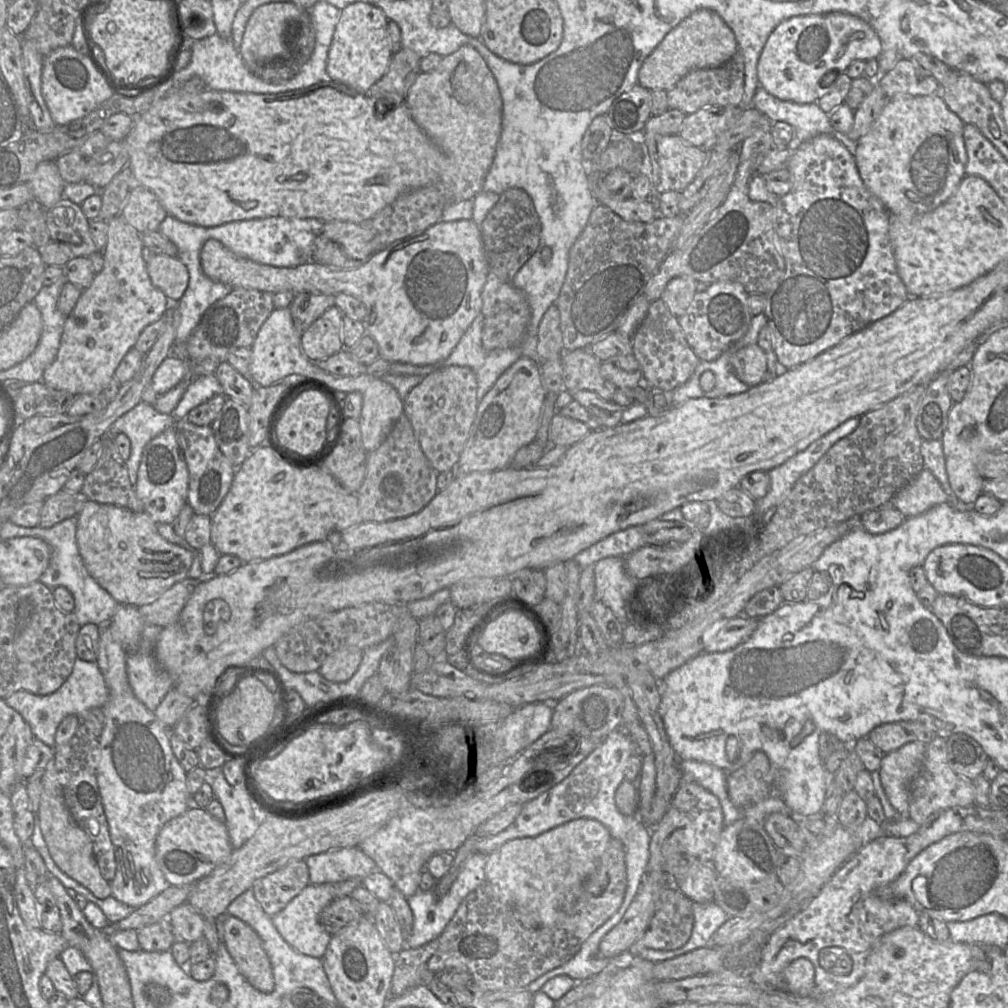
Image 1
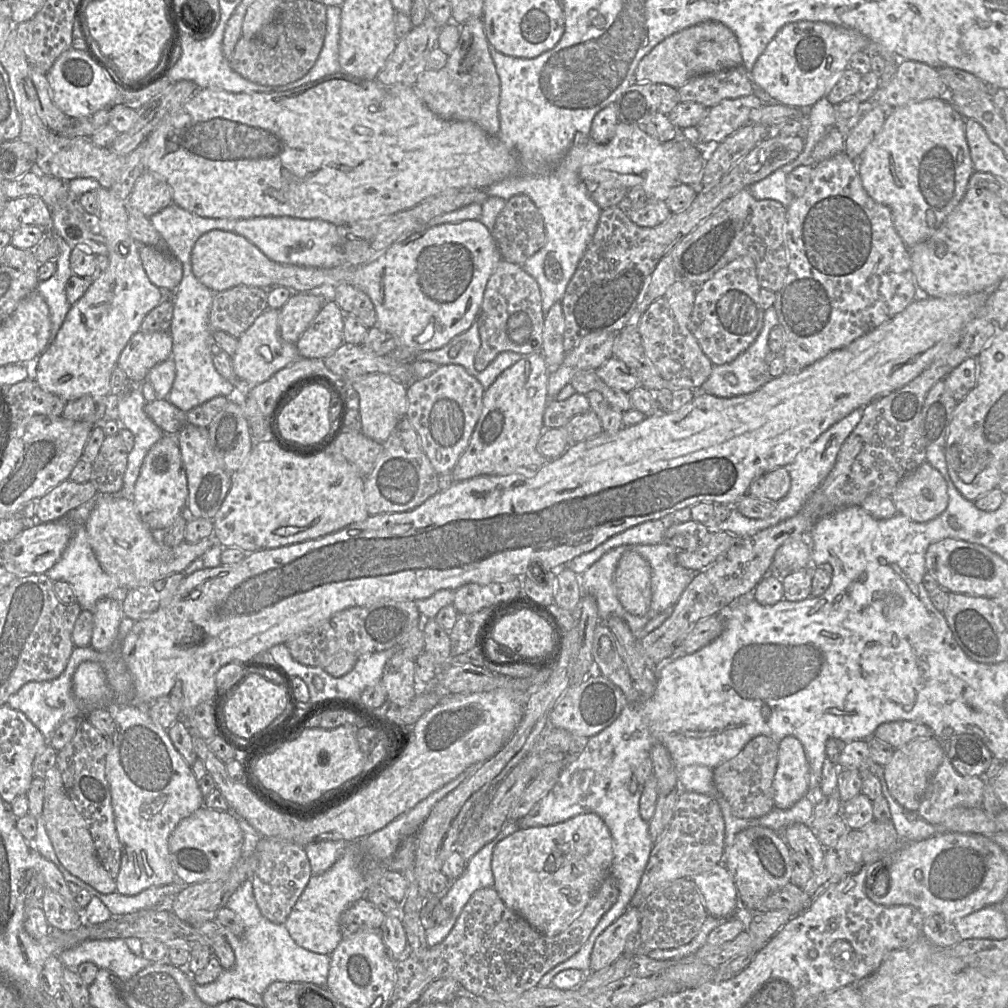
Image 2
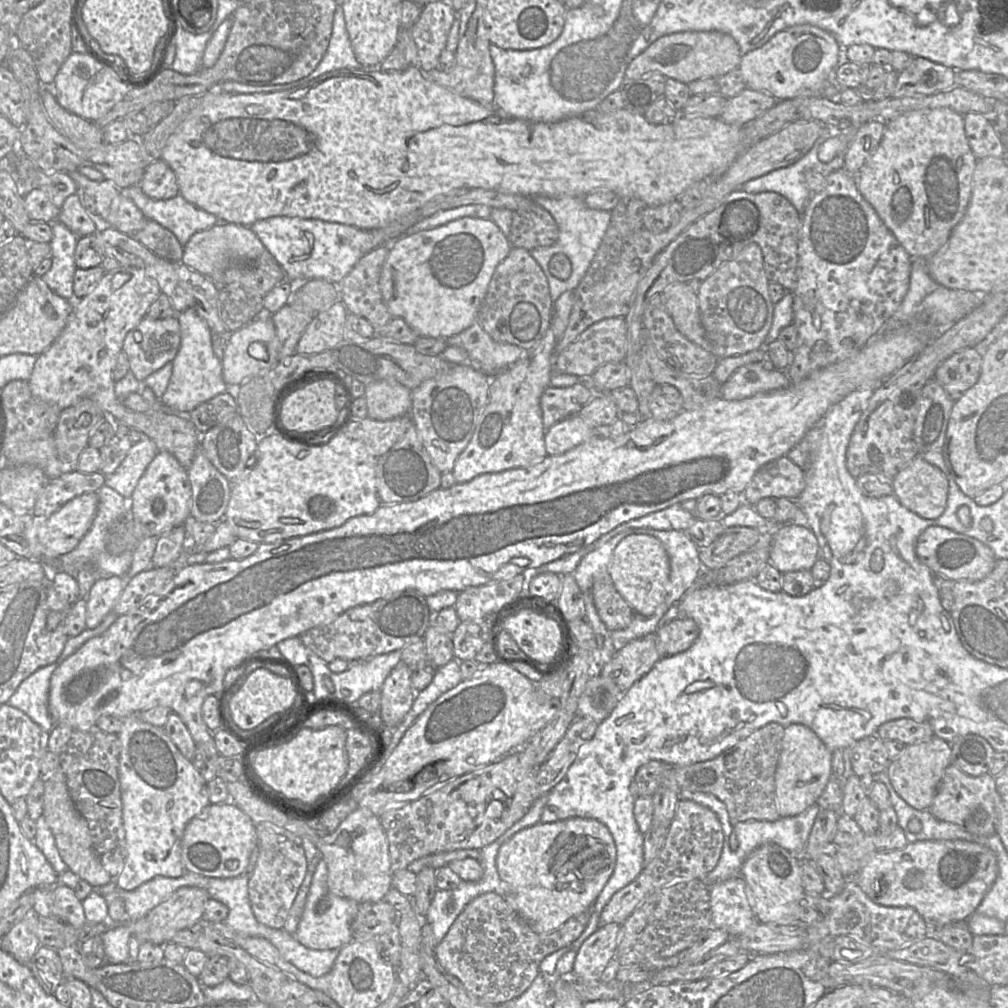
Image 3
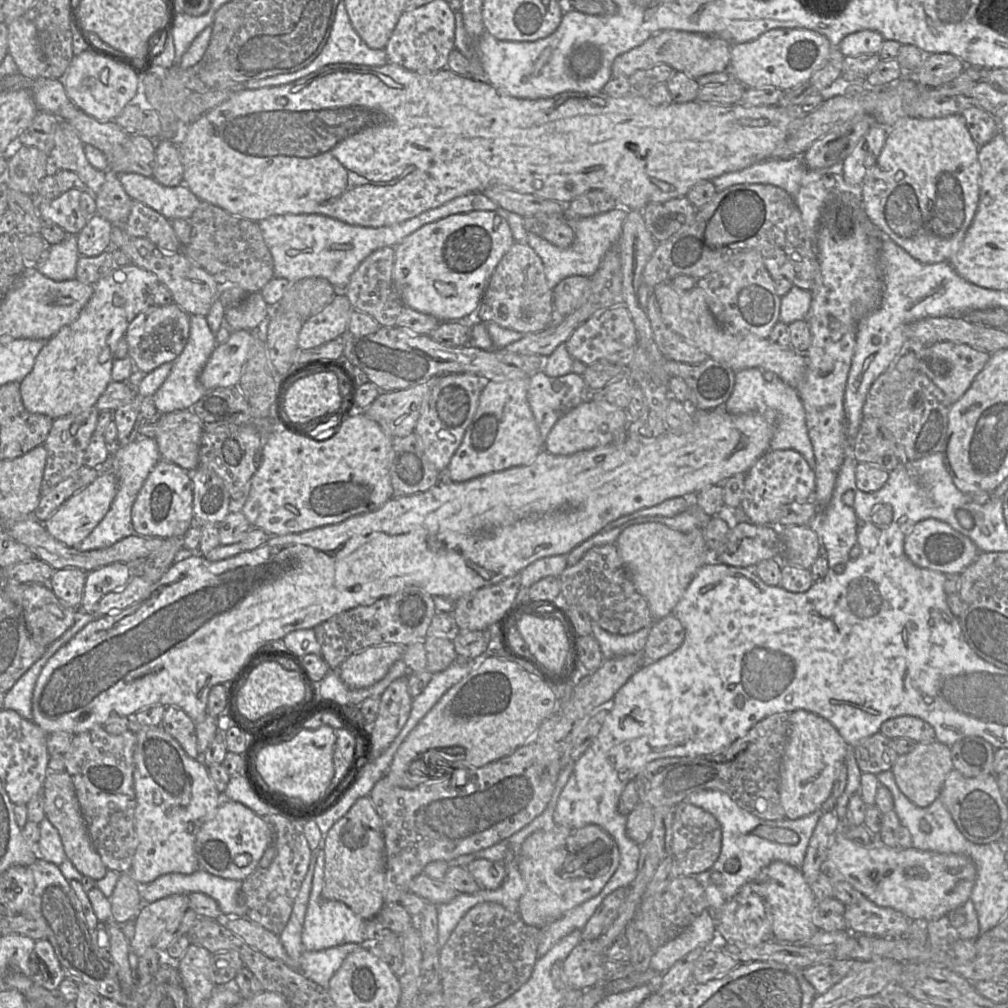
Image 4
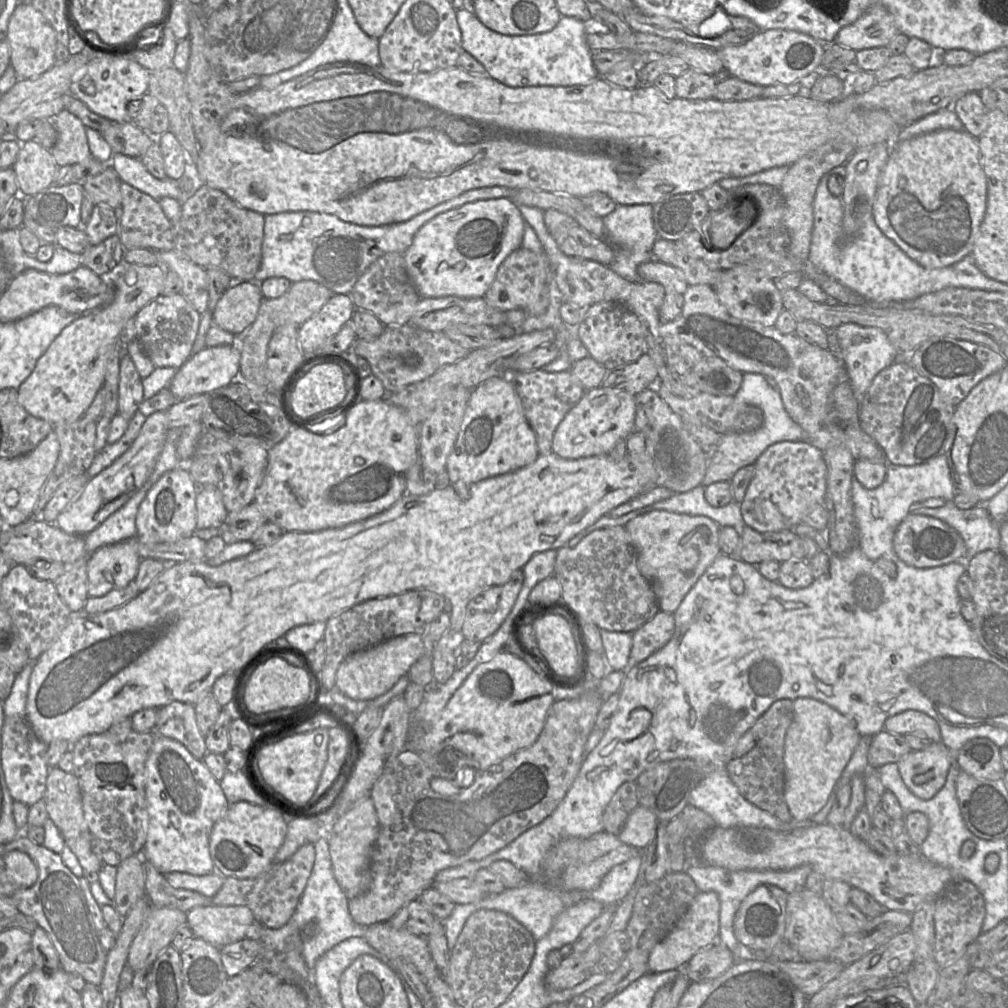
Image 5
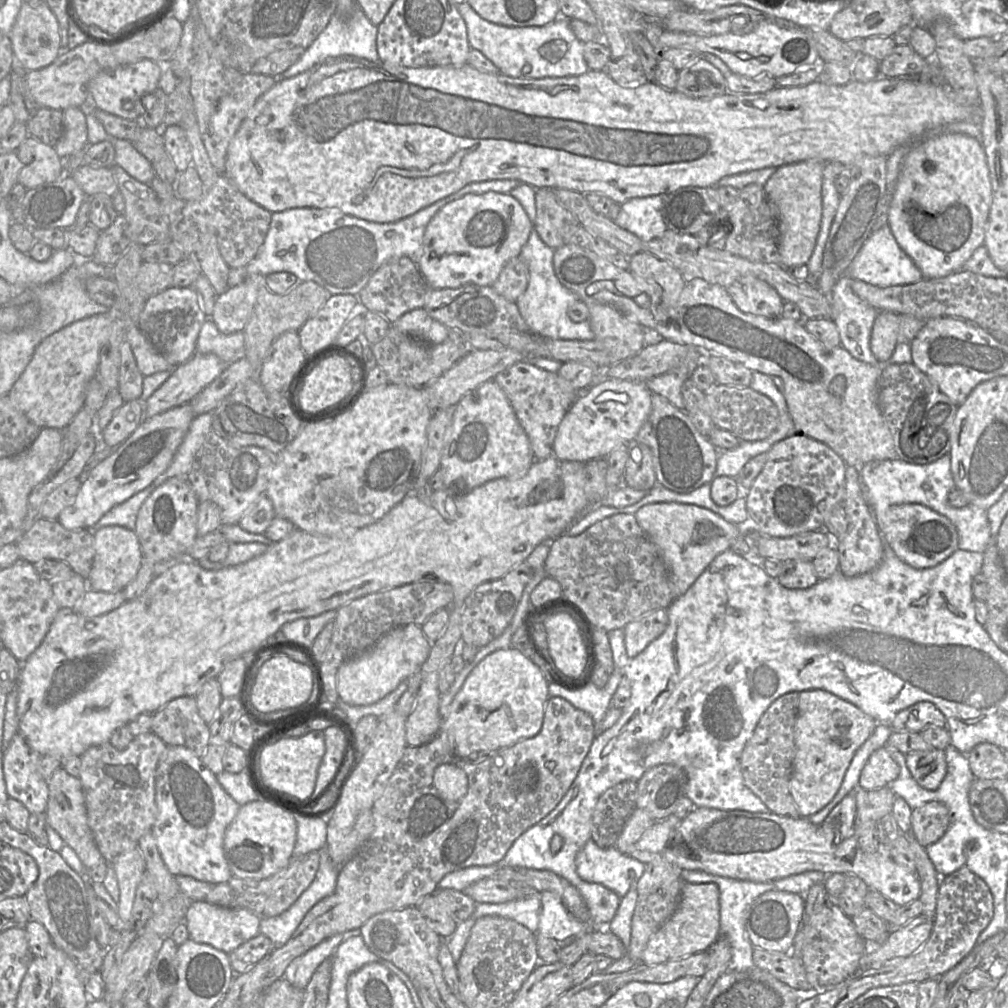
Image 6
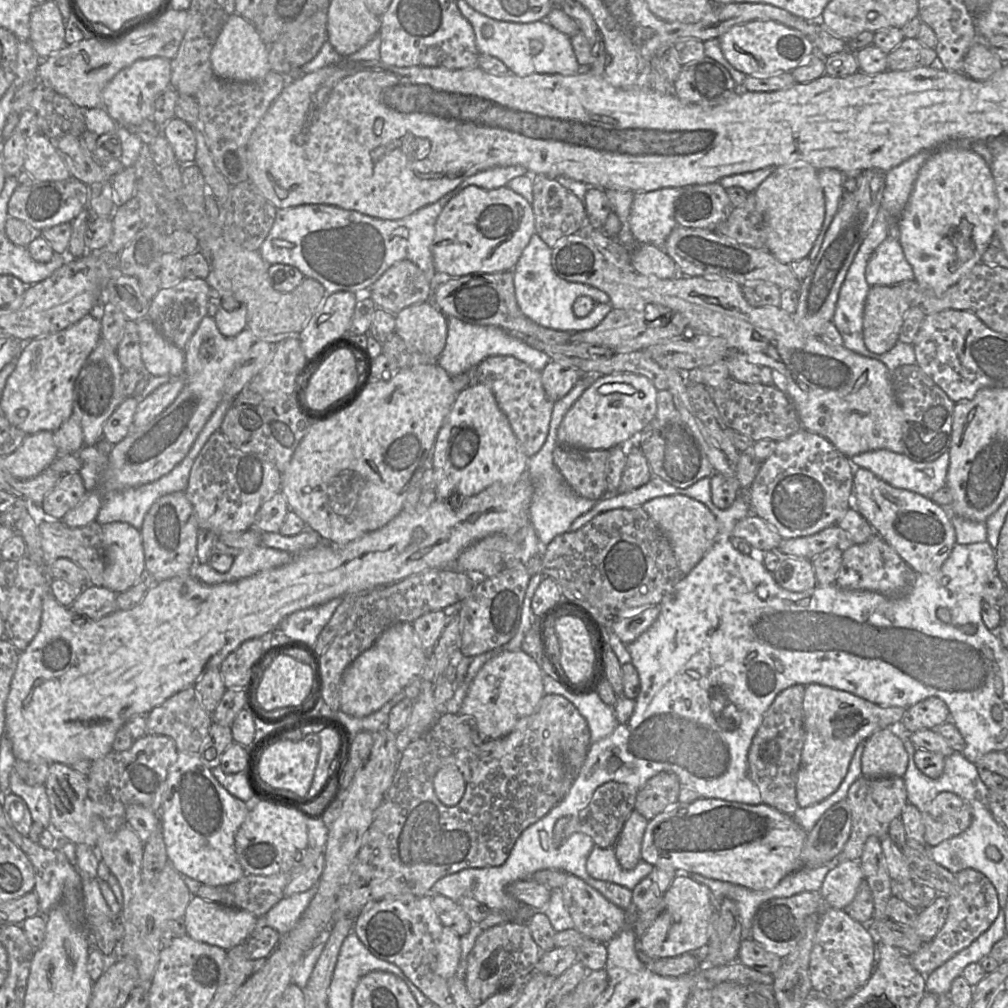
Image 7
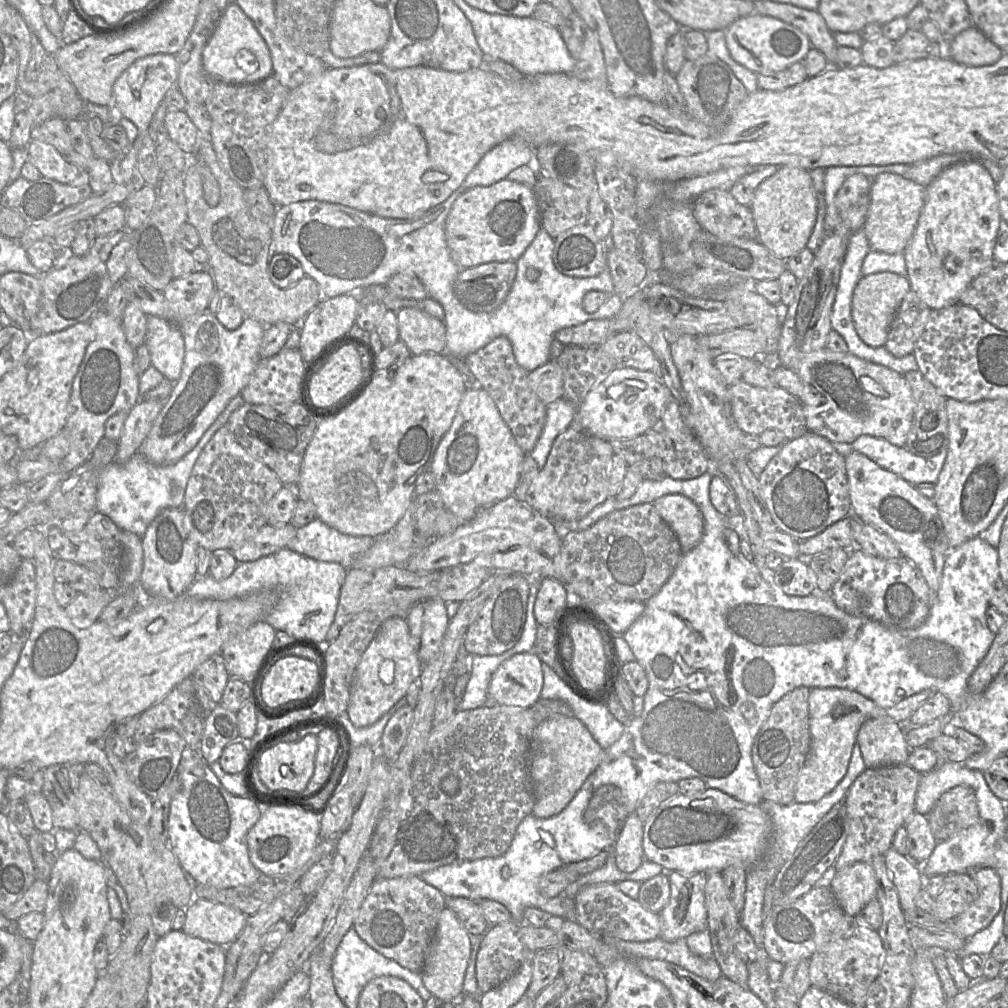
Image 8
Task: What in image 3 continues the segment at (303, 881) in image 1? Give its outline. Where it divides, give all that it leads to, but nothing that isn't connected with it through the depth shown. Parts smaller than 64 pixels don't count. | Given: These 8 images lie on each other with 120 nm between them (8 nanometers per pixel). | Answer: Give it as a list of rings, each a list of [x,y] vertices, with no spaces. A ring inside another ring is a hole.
[[[270,822],[256,824],[259,857],[248,882],[248,895],[258,922],[271,928],[284,927],[290,908],[308,868],[302,839]]]

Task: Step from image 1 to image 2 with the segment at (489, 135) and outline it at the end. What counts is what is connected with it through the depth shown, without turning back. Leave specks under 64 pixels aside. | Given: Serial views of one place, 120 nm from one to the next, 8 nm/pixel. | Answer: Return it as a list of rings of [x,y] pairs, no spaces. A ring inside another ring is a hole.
[[[482,18],[468,20],[461,25],[459,40],[445,66],[439,70],[425,69],[413,87],[427,108],[438,117],[472,121],[487,134],[498,136],[500,80],[489,47]]]

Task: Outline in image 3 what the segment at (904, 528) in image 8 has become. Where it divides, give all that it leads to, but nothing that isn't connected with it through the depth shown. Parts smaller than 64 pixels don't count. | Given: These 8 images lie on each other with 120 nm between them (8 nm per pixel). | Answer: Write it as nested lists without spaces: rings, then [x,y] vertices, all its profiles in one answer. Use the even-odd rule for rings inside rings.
[[[930,526],[919,536],[916,555],[934,574],[953,581],[980,581],[993,570],[997,558],[992,550],[978,540],[941,526]]]

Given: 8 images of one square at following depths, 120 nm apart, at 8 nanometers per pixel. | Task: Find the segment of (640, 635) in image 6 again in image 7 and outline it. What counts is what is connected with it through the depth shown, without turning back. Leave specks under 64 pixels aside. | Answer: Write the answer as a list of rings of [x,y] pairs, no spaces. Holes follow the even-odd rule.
[[[659,605],[627,610],[617,617],[610,631],[615,633],[624,644],[630,644],[655,622],[659,613]]]

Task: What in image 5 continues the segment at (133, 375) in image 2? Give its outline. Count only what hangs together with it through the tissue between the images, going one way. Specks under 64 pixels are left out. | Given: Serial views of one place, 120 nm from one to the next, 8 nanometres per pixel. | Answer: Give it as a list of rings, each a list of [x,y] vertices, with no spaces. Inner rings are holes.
[[[181,293],[160,295],[144,306],[135,316],[136,337],[144,353],[155,367],[180,368],[191,356],[201,314]]]

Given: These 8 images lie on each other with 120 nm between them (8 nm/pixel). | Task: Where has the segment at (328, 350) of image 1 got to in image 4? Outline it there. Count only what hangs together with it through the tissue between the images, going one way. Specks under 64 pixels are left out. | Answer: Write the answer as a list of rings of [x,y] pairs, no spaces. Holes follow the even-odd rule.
[[[337,292],[330,304],[303,322],[298,336],[298,348],[309,350],[322,346],[348,333],[353,308],[343,292]]]

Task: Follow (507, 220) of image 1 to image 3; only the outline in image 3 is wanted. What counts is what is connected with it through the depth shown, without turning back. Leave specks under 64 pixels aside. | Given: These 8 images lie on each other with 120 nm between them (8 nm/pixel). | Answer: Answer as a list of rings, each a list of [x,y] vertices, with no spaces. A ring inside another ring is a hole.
[[[532,202],[525,209],[512,211],[512,222],[507,240],[512,248],[531,251],[553,245],[558,239],[558,227],[552,215]]]

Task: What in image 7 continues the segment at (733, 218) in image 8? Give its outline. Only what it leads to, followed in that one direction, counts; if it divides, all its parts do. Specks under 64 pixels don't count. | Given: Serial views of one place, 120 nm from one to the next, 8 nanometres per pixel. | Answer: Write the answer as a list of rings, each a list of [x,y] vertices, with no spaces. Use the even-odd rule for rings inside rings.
[[[720,182],[685,187],[675,203],[677,226],[713,231],[734,207]]]

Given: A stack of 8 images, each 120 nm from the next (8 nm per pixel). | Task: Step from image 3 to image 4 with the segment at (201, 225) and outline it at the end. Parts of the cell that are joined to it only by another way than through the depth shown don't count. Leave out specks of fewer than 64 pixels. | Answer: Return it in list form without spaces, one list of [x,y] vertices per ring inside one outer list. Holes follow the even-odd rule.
[[[136,173],[117,175],[132,200],[142,202],[170,221],[177,218],[189,220],[201,203],[185,184],[167,187],[153,177]]]

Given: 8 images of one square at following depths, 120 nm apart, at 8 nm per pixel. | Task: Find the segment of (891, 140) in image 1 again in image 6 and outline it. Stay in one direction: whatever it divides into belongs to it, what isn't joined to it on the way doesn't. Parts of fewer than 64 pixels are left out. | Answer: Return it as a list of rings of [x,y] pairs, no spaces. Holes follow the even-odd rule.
[[[944,133],[928,138],[907,154],[890,204],[888,226],[924,279],[944,278],[961,270],[973,253],[984,246],[991,205],[990,173],[980,141],[961,133]]]

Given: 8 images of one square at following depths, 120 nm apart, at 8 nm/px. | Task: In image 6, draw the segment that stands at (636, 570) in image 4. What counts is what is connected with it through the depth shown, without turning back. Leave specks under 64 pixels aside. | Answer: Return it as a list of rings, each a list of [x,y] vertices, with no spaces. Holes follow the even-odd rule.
[[[676,502],[646,504],[634,516],[659,549],[668,571],[673,599],[685,594],[714,558],[729,549],[734,540],[754,530],[751,524],[736,525],[706,508]]]

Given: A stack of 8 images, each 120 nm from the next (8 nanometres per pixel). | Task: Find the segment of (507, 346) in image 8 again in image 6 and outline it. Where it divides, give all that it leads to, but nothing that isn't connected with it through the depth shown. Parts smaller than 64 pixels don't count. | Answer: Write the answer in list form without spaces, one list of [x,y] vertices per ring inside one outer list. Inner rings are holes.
[[[529,360],[519,361],[497,374],[494,381],[506,394],[516,417],[526,432],[534,460],[553,455],[552,446],[563,417],[578,398],[578,391],[558,372],[541,369]]]

